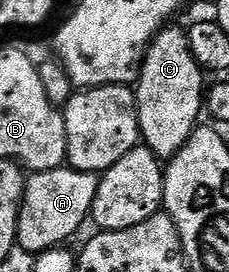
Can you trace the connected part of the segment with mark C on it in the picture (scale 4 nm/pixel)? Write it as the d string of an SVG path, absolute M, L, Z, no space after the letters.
M165 27L153 38L143 65L139 68L139 79L134 86L139 112L139 136L142 144L148 145L161 159L170 159L185 147L200 124L199 113L205 109L205 70L193 59L189 39L181 28Z

